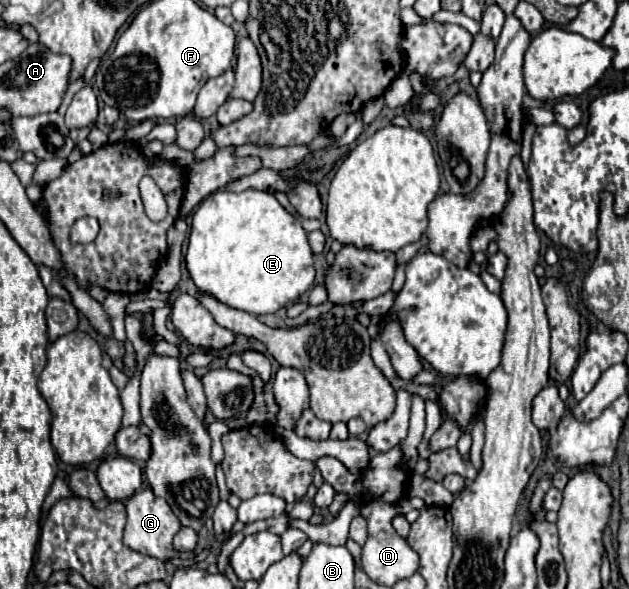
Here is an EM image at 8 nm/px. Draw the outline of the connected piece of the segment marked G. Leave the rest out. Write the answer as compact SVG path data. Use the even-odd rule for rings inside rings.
M142 489L136 491L128 503L126 503L126 511L128 511L128 521L126 521L126 529L124 529L124 543L126 547L140 551L144 555L156 557L156 559L170 559L170 557L180 557L180 559L190 559L196 554L191 552L177 552L172 549L172 537L180 531L180 521L174 515L174 511L170 509L170 505L166 503L166 499L156 497L152 493L152 489Z

